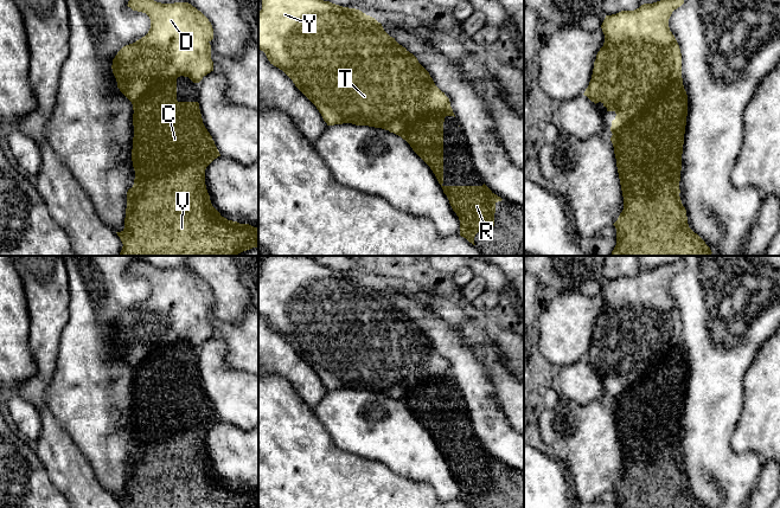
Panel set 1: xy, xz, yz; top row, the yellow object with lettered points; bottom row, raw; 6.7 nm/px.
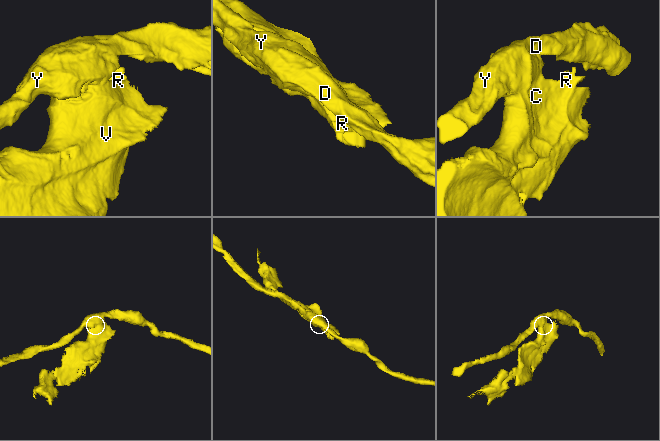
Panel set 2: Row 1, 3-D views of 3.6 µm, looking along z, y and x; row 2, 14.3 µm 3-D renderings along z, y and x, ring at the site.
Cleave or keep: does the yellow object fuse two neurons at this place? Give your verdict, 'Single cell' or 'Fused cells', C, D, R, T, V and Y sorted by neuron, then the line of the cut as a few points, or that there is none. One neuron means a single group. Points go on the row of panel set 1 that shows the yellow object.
Fused cells. Groups: C R V / D T Y. Split along yz (684, 90), (664, 104), (647, 104), (621, 129), (612, 133)

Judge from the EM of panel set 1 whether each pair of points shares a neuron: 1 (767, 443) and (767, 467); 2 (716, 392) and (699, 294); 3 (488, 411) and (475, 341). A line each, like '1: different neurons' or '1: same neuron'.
1: different neurons
2: same neuron
3: different neurons

